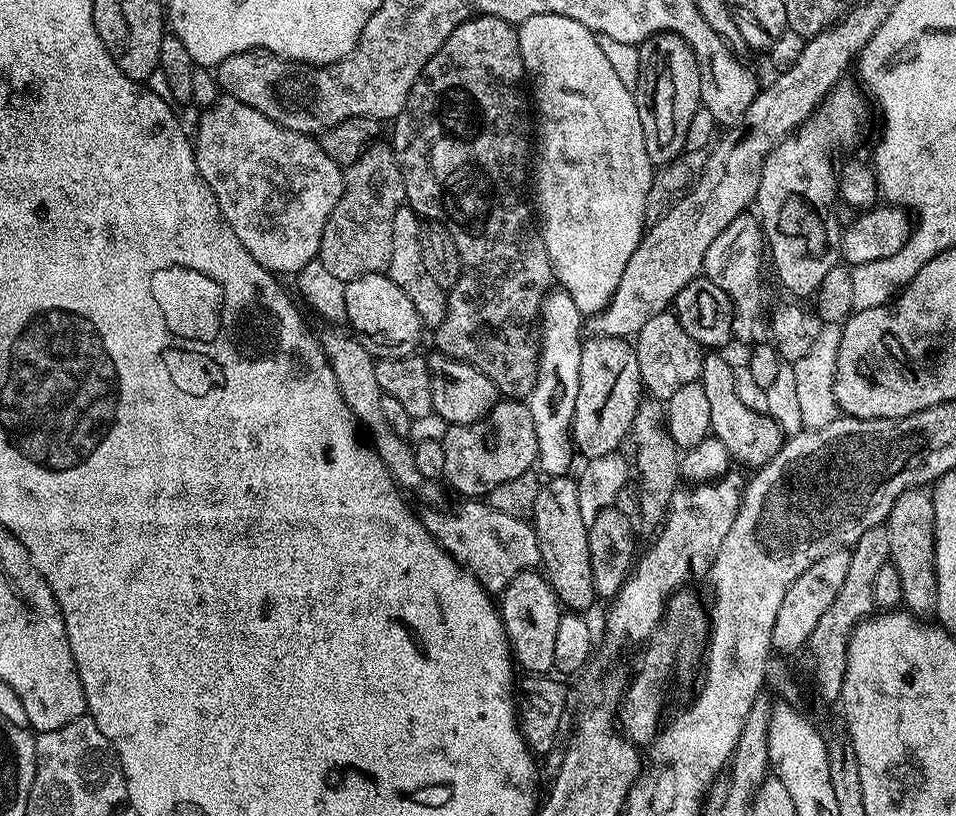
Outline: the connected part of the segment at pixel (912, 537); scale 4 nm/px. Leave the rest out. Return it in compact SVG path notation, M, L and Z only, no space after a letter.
M927 487L906 490L906 494L894 502L886 527L888 559L902 584L903 607L917 618L931 617L936 610L936 527L931 491Z

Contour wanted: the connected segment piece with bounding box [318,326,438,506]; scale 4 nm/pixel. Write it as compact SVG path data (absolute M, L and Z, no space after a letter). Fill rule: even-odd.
M328 326L324 333L319 333L320 348L326 354L330 362L330 370L334 370L334 378L338 382L338 390L342 390L342 398L346 406L352 411L357 425L362 429L367 443L382 458L386 470L391 474L393 480L405 493L413 492L424 506L432 506L436 500L437 481L422 478L418 466L414 466L413 445L405 437L399 436L390 428L386 422L385 412L382 410L382 398L384 393L378 386L378 374L376 373L376 360L362 346L355 335L347 331L339 332L339 327Z

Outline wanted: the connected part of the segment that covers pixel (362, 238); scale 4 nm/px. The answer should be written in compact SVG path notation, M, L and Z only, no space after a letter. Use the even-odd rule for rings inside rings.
M374 142L355 160L343 169L344 193L338 198L338 206L334 206L334 214L326 222L322 230L319 259L334 278L345 282L358 278L362 274L384 272L390 262L390 226L394 214L405 203L404 183L400 167L396 165L396 155L387 143Z

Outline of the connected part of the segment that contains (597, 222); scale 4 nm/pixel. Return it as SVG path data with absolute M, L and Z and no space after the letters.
M538 14L519 25L518 31L534 112L540 115L534 136L534 208L538 213L540 236L552 263L555 283L570 294L581 317L591 318L611 302L622 270L626 270L630 254L634 254L646 231L644 216L648 212L654 165L646 154L633 89L628 89L631 87L616 73L610 58L602 54L595 32L582 26L582 22L574 22L574 18L558 14Z

